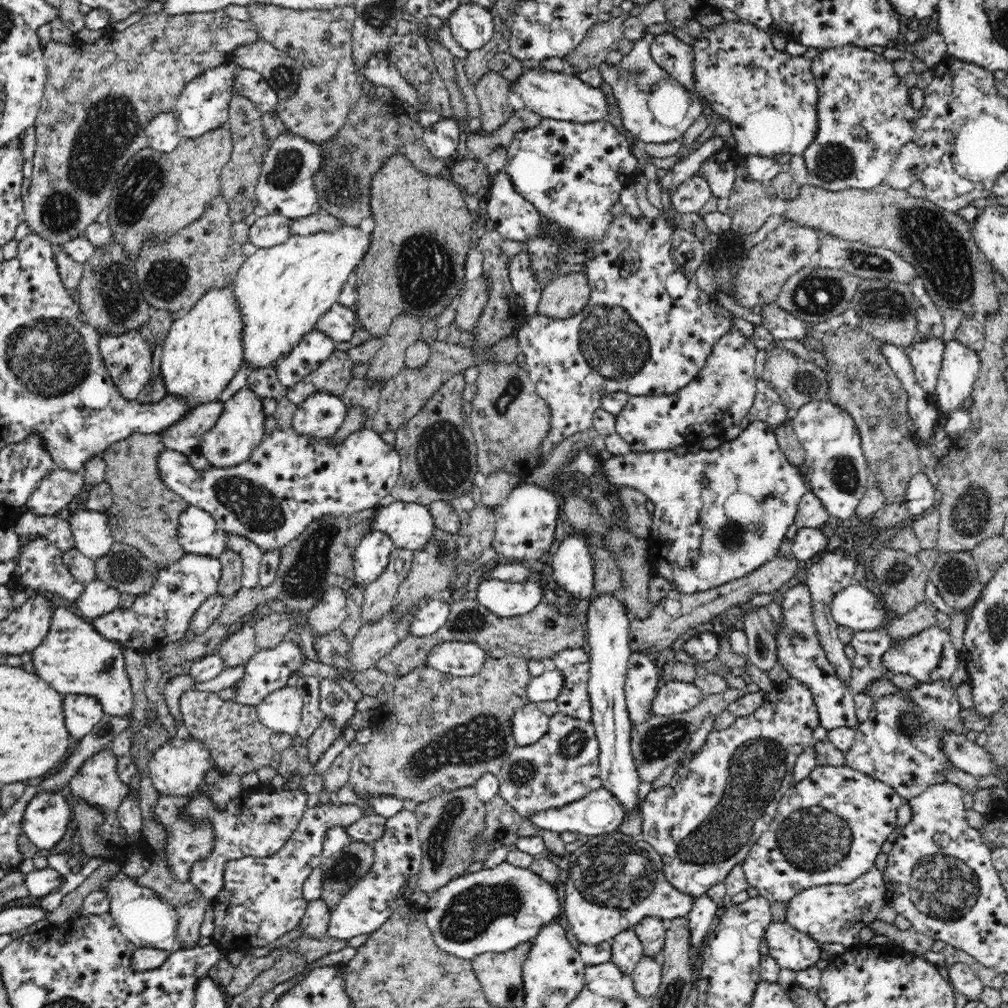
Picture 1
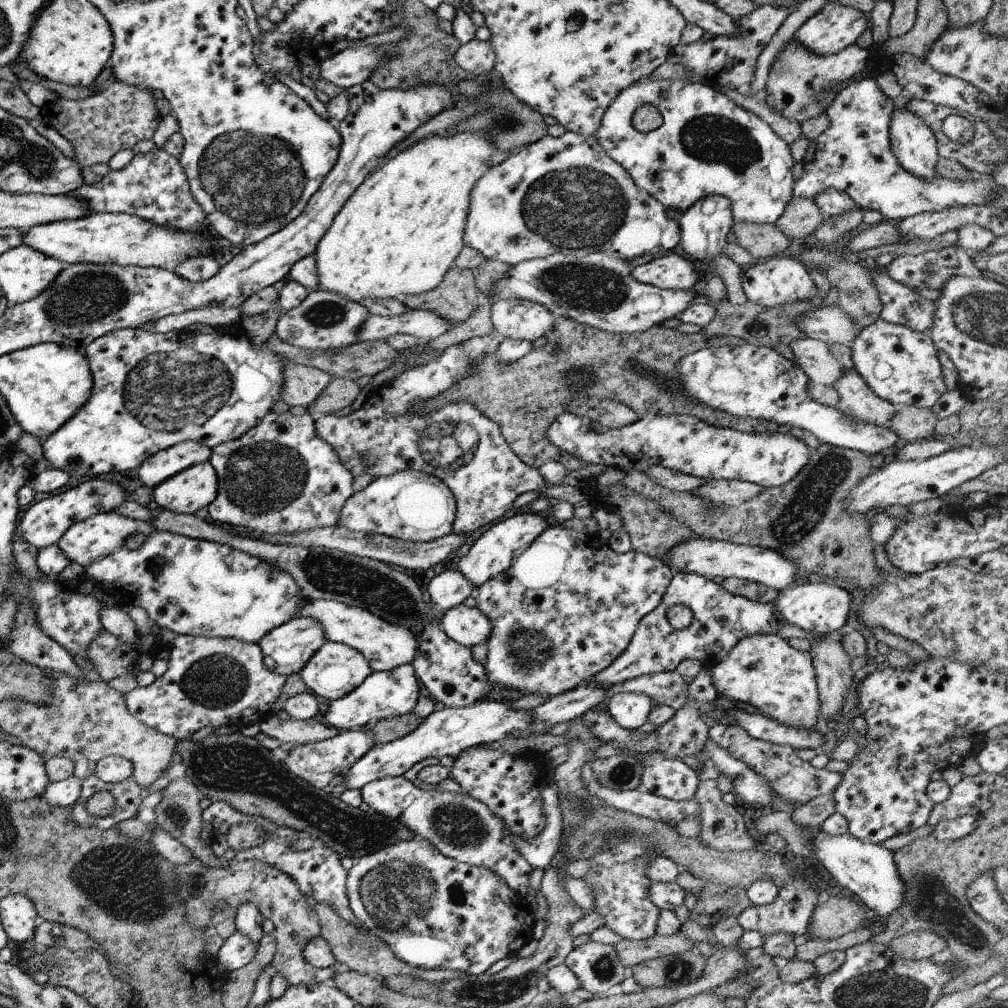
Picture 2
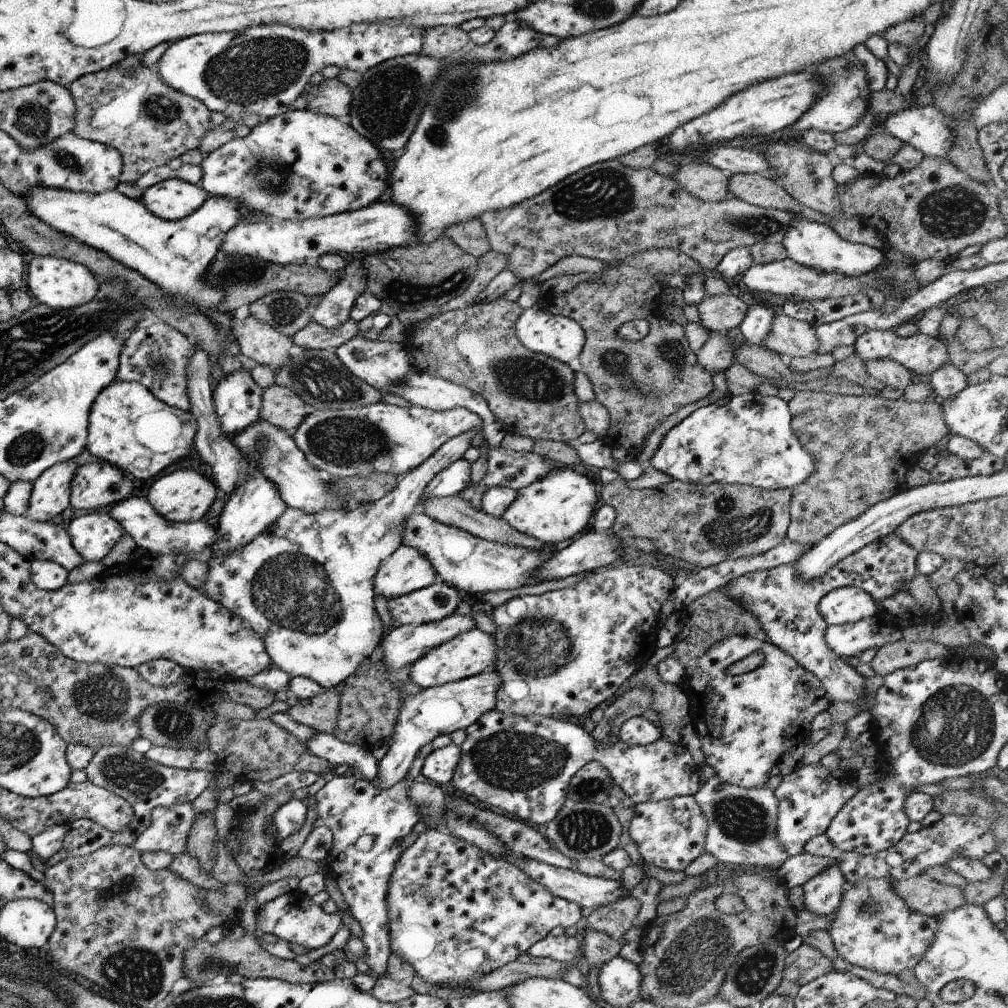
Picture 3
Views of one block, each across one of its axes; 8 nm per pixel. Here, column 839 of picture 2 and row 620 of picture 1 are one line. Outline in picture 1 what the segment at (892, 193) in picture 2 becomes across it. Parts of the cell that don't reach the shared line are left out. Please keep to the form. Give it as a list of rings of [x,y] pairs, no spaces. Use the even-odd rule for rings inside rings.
[[[185,553],[182,558],[164,569],[150,591],[138,595],[129,608],[116,607],[108,614],[92,618],[94,631],[106,641],[117,642],[124,650],[135,651],[143,656],[157,651],[163,645],[184,639],[200,606],[216,594],[221,577],[221,564],[217,558]]]

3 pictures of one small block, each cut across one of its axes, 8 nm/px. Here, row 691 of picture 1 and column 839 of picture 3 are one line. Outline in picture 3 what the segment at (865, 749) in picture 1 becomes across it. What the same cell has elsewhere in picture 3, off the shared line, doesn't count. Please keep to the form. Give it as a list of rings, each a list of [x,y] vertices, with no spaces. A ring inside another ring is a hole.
[[[865,878],[844,887],[834,919],[826,931],[831,937],[837,957],[850,965],[890,974],[913,970],[925,948],[933,942],[937,917],[909,910],[893,890],[893,881],[885,878]]]

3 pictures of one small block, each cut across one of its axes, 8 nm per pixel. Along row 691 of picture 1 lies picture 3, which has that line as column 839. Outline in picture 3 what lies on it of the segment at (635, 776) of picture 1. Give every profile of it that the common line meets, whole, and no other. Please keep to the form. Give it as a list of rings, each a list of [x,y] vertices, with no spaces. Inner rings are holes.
[[[843,587],[825,594],[815,610],[826,625],[842,625],[869,618],[876,613],[874,600],[857,587]]]

